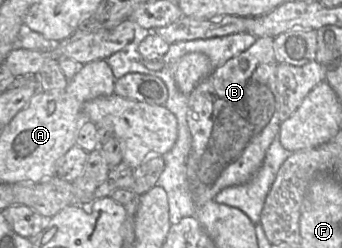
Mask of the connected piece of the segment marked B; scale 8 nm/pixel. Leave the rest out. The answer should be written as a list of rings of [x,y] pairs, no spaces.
[[[258,37],[247,50],[215,68],[190,93],[187,119],[192,145],[187,175],[197,209],[215,200],[223,189],[248,182],[262,166],[281,124],[277,66],[274,38]]]

